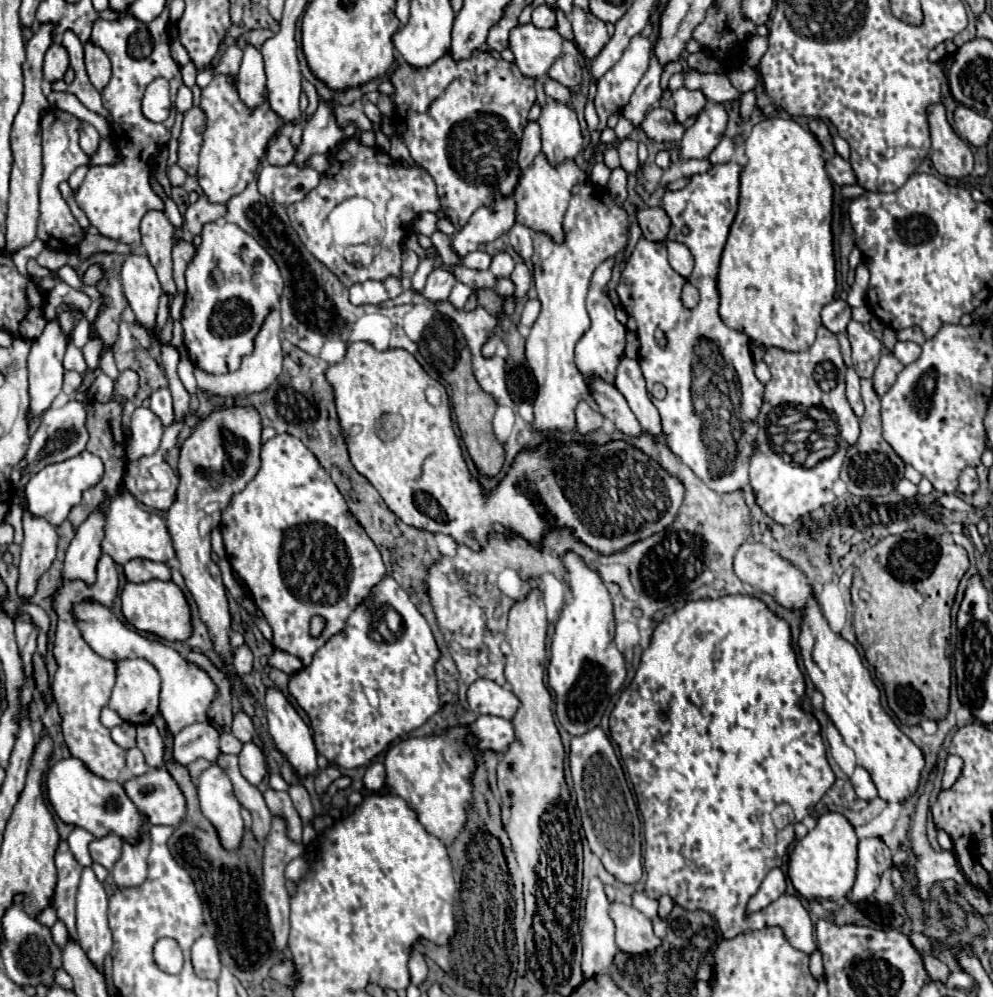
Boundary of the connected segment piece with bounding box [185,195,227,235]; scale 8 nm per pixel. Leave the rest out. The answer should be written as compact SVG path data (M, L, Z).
M199 195L197 203L191 203L185 211L185 225L193 235L201 235L203 225L223 217L223 211L227 211L225 205L213 205L205 195Z

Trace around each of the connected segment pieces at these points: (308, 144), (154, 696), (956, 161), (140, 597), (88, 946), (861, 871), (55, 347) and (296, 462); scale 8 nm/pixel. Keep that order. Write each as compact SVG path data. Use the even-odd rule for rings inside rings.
M319 103L317 113L307 121L301 137L301 145L295 149L293 163L297 167L307 167L311 155L331 153L331 149L343 139L343 131L335 123L333 103Z
M123 659L117 667L119 679L109 701L111 709L133 725L149 723L159 711L159 673L145 659Z
M941 103L929 107L931 125L931 161L945 177L967 177L974 168L974 155L967 141L963 141L949 125L945 107Z
M145 581L145 583L127 583L121 591L123 615L137 629L155 633L167 641L187 641L193 633L191 609L183 591L173 581Z
M83 867L77 891L77 935L91 965L103 973L103 961L111 951L107 925L107 895L91 867Z
M879 837L859 841L859 867L857 867L857 881L851 889L851 903L861 903L879 885L881 873L891 865L891 855L887 845Z
M57 317L49 319L43 333L33 341L27 367L29 367L29 397L31 397L31 413L39 415L41 411L51 407L51 401L61 393L61 383L63 383L63 355L65 355L65 335L59 327Z
M289 433L275 435L263 443L261 463L263 465L255 479L245 487L245 491L235 495L223 511L221 535L233 571L243 579L255 605L263 611L269 627L273 629L275 647L297 655L303 665L307 665L311 663L315 651L343 629L343 623L367 597L367 591L383 579L385 565L375 543L351 515L337 485L301 439ZM315 615L325 617L329 623L329 629L325 629L319 639L309 635L309 621Z

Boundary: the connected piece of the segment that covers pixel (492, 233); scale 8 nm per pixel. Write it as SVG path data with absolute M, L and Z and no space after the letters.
M503 197L501 201L495 201L493 207L477 209L471 221L459 233L455 233L451 249L457 255L467 255L475 251L481 243L497 241L513 225L515 225L515 199Z

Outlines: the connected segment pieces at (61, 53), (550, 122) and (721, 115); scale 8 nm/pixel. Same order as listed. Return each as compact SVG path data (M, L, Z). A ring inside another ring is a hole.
M53 43L45 53L43 63L43 77L47 83L53 83L57 79L63 79L65 71L69 67L69 55L67 49L61 43Z
M547 101L539 115L543 155L549 165L561 165L567 159L575 159L583 151L583 137L577 115L565 103Z
M707 103L697 121L685 131L679 149L683 159L707 159L717 147L727 127L727 111L723 105Z

